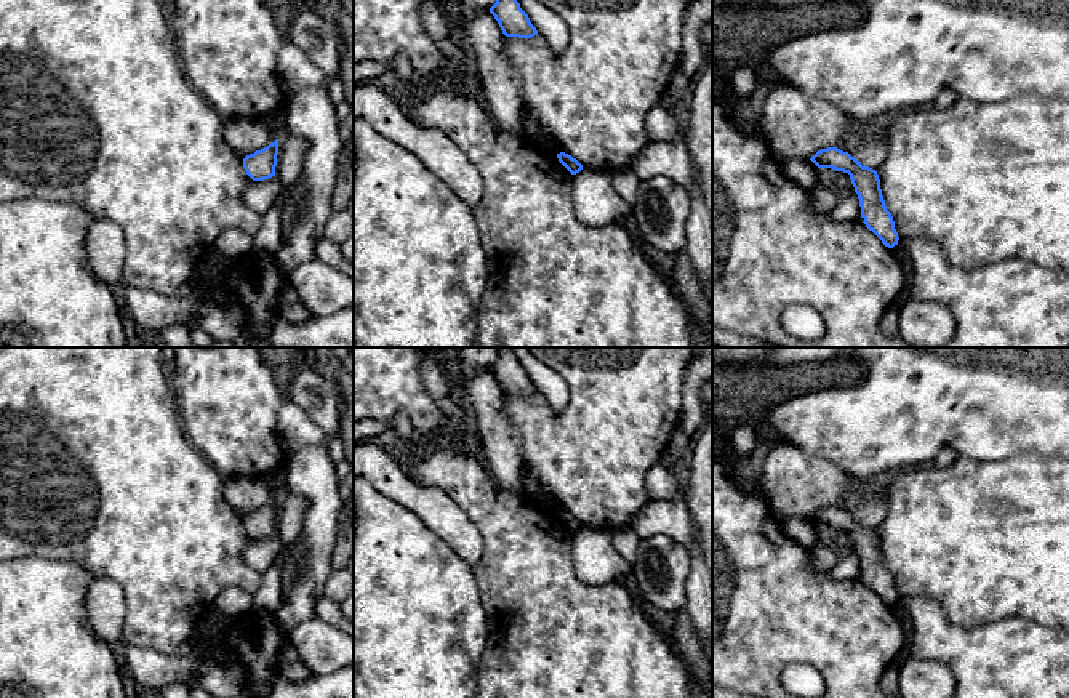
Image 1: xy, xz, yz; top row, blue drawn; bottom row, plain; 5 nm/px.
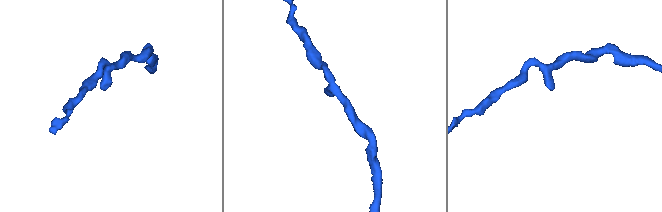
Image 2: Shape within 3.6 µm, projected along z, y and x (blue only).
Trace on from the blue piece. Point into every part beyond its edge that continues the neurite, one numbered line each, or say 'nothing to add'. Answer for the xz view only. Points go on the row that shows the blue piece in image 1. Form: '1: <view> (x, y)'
nothing to add

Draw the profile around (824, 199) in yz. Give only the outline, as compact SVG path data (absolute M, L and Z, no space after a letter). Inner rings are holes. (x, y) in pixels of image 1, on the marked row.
M821 187L811 191L811 197L818 202L818 210L821 211L827 211L837 199L834 192L824 191Z

